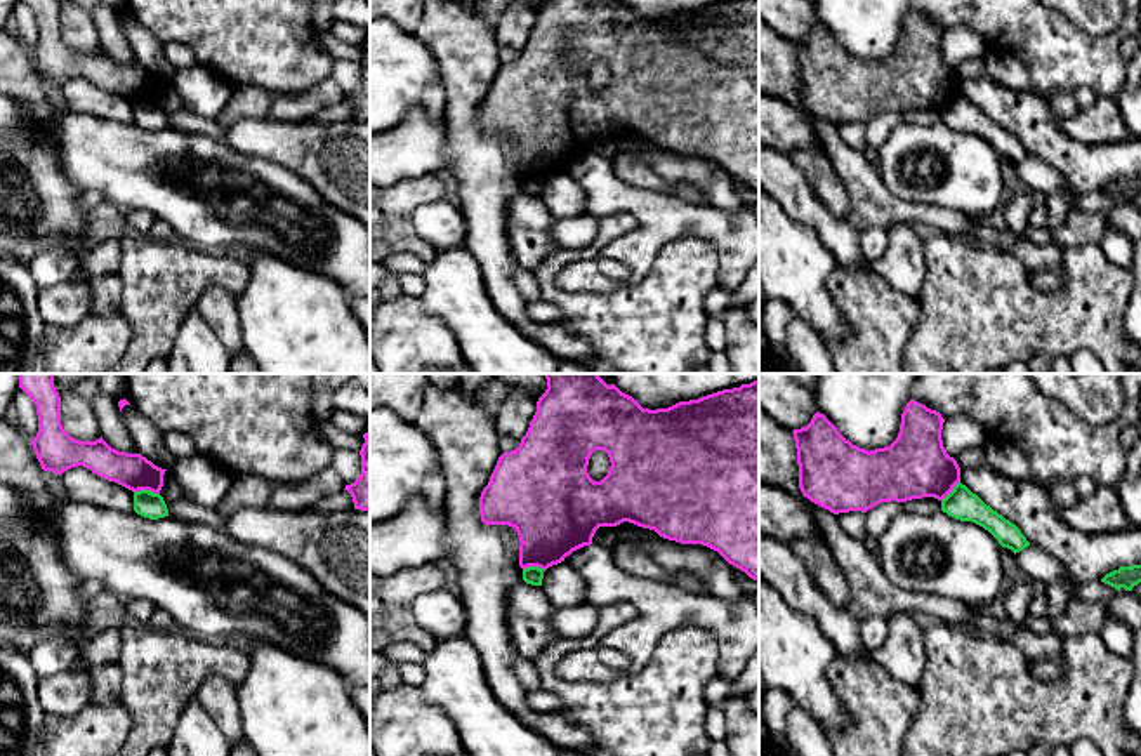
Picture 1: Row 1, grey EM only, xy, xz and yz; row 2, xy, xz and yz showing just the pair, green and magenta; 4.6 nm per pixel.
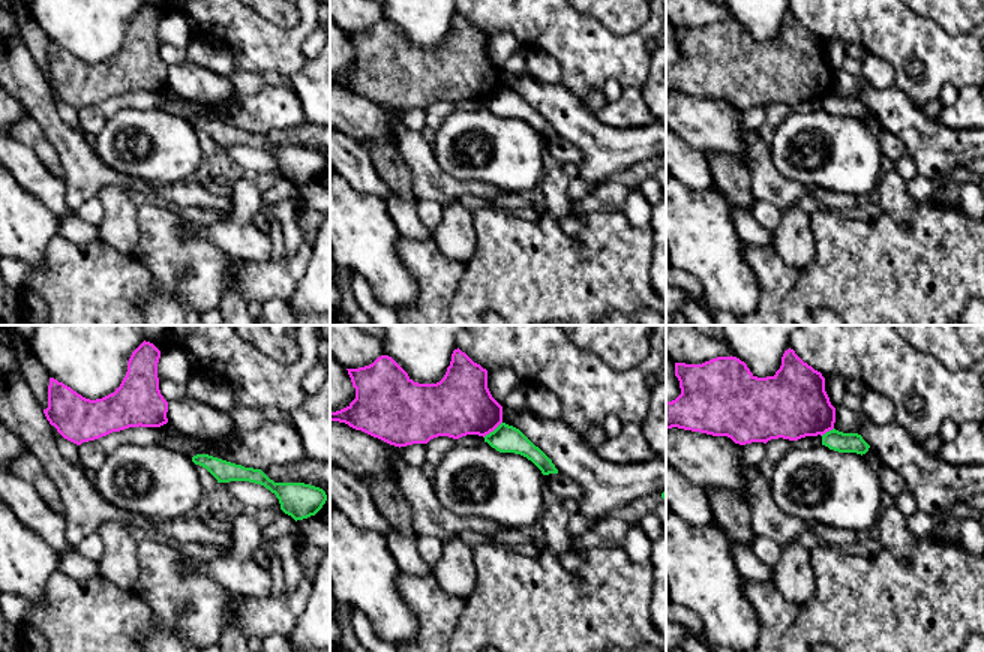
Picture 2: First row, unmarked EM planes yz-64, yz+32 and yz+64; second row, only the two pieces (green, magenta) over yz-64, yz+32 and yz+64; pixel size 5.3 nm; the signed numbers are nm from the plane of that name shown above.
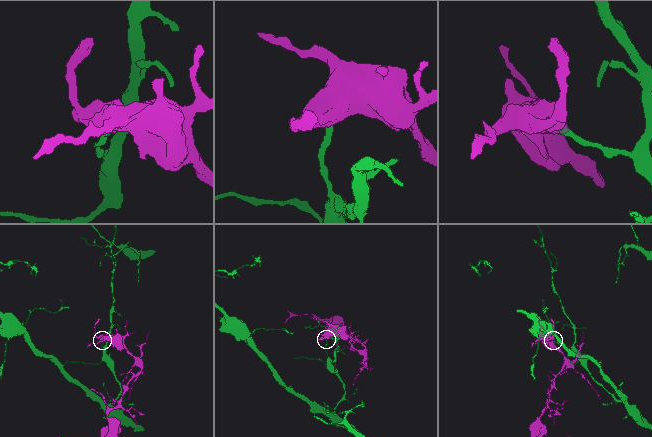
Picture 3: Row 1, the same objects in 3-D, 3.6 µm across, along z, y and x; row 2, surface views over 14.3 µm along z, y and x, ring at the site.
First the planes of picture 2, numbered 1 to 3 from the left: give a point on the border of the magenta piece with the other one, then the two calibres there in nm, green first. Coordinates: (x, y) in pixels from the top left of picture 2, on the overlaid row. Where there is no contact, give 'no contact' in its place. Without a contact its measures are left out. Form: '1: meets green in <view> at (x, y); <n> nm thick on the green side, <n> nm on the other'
1: no contact
2: meets green in yz+32 at (494, 430); 150 nm thick on the green side, 340 nm on the other
3: meets green in yz+64 at (827, 432); 110 nm thick on the green side, 360 nm on the other

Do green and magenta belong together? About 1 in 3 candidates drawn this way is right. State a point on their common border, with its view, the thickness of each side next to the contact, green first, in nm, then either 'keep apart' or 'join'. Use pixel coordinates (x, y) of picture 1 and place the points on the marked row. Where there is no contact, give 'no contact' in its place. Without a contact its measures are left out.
contact xy (146, 490); calibres 120 and 160 nm; keep apart

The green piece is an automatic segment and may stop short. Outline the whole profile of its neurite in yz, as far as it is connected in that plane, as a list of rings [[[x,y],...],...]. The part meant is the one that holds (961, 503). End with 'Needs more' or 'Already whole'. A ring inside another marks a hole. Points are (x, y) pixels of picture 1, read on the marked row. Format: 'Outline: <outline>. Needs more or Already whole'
Outline: [[[957,483],[941,501],[941,511],[960,521],[973,521],[988,530],[1002,547],[1014,554],[1030,546],[1021,530],[1002,514],[986,506],[966,485]]]. Already whole

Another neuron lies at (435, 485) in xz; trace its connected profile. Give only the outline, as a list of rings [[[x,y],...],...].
[[[431,473],[422,481],[422,492],[432,499],[432,506],[438,507],[446,497],[446,480],[443,473]]]

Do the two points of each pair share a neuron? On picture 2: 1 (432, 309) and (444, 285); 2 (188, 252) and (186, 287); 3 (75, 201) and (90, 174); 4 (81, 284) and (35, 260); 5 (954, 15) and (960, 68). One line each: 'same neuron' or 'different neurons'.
1: same neuron
2: same neuron
3: same neuron
4: different neurons
5: different neurons

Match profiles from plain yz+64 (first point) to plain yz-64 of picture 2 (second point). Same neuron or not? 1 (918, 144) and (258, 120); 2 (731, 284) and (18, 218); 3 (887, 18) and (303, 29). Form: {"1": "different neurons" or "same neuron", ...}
{"1": "different neurons", "2": "same neuron", "3": "same neuron"}

